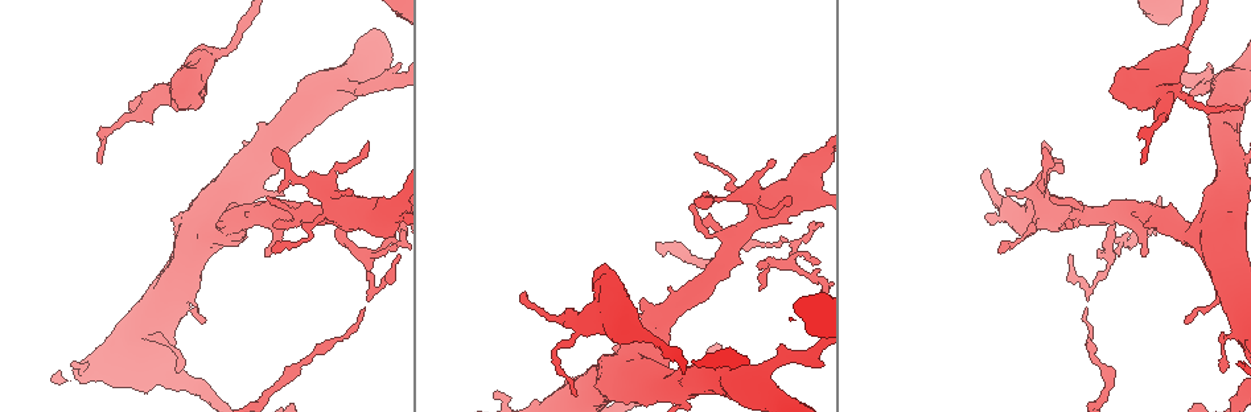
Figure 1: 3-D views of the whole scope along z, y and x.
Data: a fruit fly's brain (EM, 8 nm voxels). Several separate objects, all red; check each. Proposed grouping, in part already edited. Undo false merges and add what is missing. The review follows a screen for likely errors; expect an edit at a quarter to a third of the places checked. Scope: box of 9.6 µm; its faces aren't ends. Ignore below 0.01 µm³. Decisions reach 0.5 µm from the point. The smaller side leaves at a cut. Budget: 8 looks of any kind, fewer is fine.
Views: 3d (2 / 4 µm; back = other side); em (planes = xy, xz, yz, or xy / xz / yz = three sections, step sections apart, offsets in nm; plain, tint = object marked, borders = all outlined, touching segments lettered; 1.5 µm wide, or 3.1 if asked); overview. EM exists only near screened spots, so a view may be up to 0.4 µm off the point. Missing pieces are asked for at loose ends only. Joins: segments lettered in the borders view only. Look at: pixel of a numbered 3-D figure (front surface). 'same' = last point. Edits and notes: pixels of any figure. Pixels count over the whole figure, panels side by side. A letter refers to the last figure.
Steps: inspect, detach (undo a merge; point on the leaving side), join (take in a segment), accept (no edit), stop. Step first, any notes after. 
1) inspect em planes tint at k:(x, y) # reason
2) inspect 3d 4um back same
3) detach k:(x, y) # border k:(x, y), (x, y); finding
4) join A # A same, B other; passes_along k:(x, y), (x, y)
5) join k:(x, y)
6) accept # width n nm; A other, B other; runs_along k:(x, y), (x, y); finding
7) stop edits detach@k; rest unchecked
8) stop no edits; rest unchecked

inspect 3d 2um at 1:(282, 194) # free end

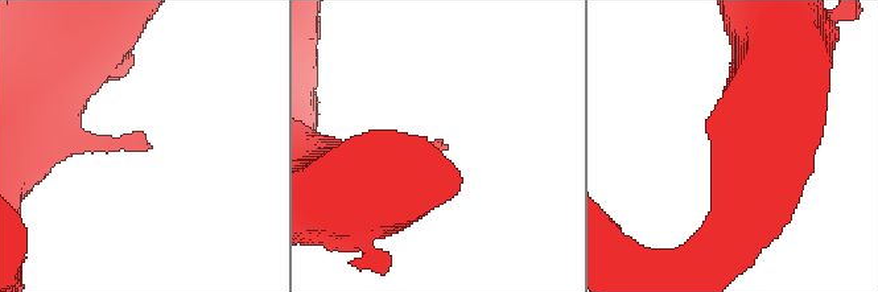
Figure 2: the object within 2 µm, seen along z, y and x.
inspect em planes borders at 2:(150, 148)

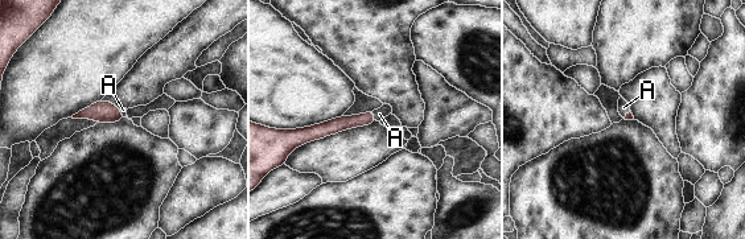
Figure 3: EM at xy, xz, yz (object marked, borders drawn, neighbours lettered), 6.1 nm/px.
join A # longest_contact A 70 nm; A same; passes_along 3:(334, 126), (374, 116), (379, 114); it goes on there

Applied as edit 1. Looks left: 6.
inspect overview # see it whole again

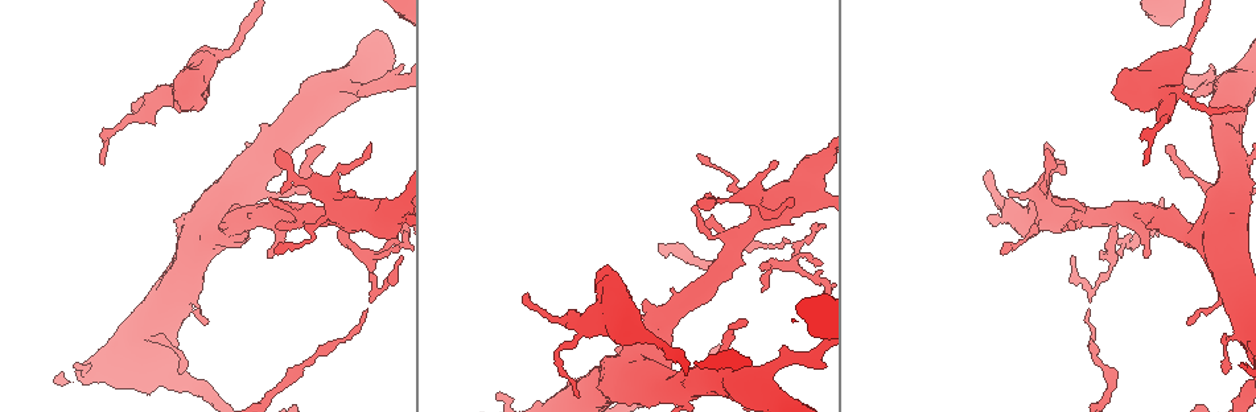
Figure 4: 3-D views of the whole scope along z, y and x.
inspect 3d 4um at 4:(764, 289) # tapers out

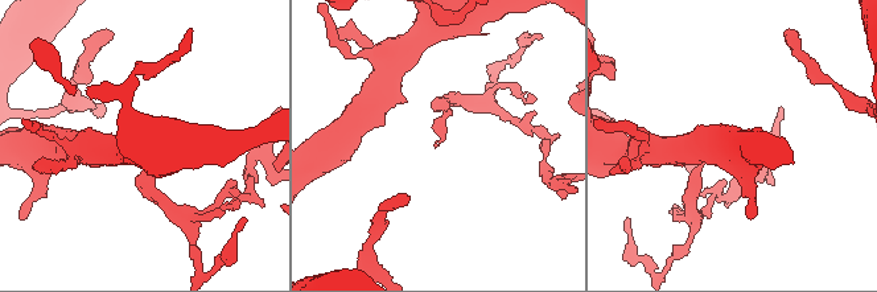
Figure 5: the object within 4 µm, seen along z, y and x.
inspect em planes borders at 5:(434, 144)

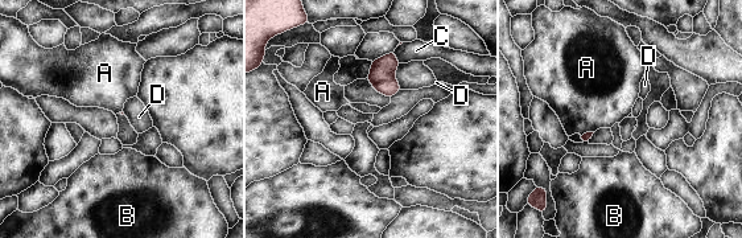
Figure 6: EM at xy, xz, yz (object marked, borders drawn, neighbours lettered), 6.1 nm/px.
accept # A other, B other, C other, D other; no lettered segment goes on from it

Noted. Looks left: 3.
inspect 3d 4um at 4:(1091, 292) # abrupt turn

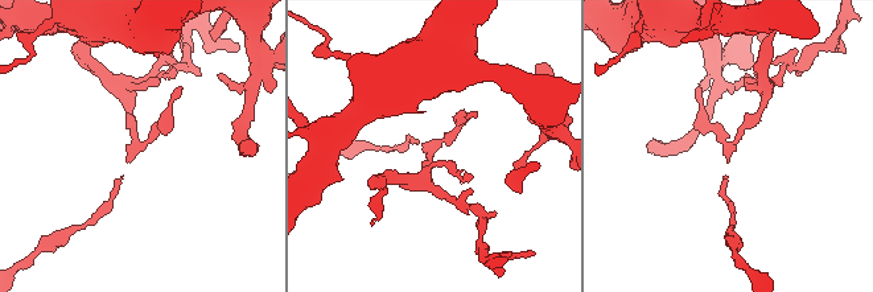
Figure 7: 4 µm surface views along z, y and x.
inspect em planes tint at 7:(434, 144) # now the EM

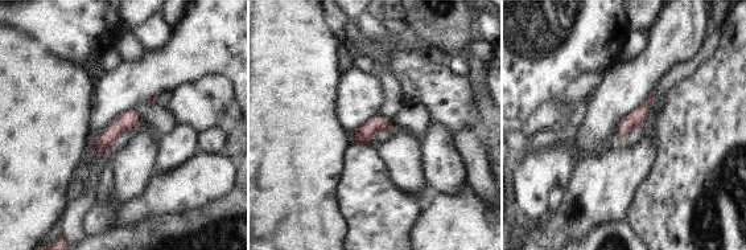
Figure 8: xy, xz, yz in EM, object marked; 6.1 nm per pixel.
inspect em planes borders same

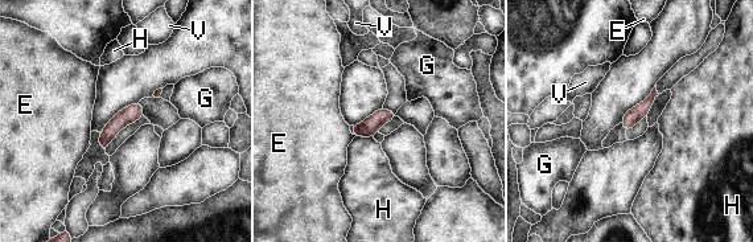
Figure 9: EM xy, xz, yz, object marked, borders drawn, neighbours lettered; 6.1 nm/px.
accept # width 90 nm; E other, G other, H other, V other; border 9:(373, 136), (354, 138); one neuron here

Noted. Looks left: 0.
stop edits join@3; rest unchecked

